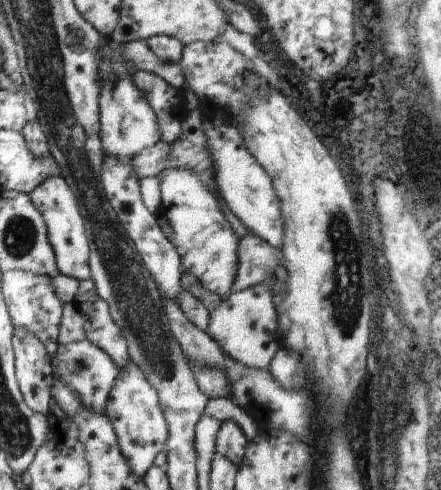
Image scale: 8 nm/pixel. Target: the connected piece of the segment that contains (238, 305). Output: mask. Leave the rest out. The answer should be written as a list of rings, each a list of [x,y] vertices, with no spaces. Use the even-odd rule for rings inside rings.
[[[266,279],[256,285],[221,299],[221,303],[209,313],[209,325],[205,330],[220,346],[224,353],[236,362],[255,369],[267,369],[277,353],[280,332],[275,311],[273,282]]]

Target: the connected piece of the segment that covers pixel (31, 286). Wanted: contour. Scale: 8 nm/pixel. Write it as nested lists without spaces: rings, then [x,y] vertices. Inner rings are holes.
[[[18,269],[6,271],[1,274],[1,293],[14,328],[27,328],[42,342],[48,354],[53,357],[60,346],[57,340],[64,303],[56,296],[51,278]]]

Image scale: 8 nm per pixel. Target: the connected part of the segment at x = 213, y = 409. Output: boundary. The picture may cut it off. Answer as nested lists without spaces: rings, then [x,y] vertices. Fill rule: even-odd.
[[[210,397],[205,406],[205,413],[220,422],[231,420],[235,422],[244,433],[249,443],[257,441],[257,425],[254,418],[243,408],[234,404],[226,397]]]

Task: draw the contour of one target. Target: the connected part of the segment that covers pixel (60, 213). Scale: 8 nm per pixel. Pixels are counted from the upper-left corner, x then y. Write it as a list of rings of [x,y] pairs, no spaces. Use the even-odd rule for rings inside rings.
[[[58,174],[42,181],[29,195],[44,219],[59,273],[79,281],[91,278],[88,266],[90,247],[88,233],[83,224],[84,216],[80,214],[77,198],[70,185]]]

